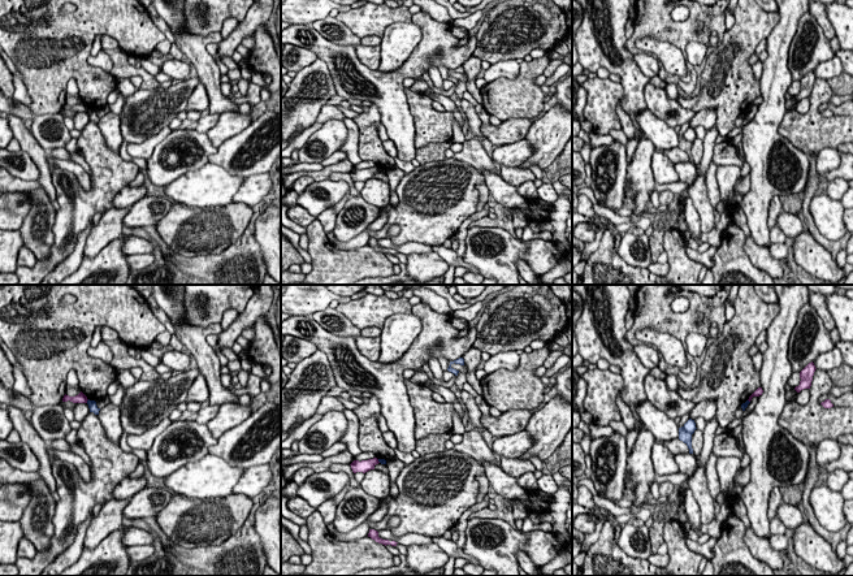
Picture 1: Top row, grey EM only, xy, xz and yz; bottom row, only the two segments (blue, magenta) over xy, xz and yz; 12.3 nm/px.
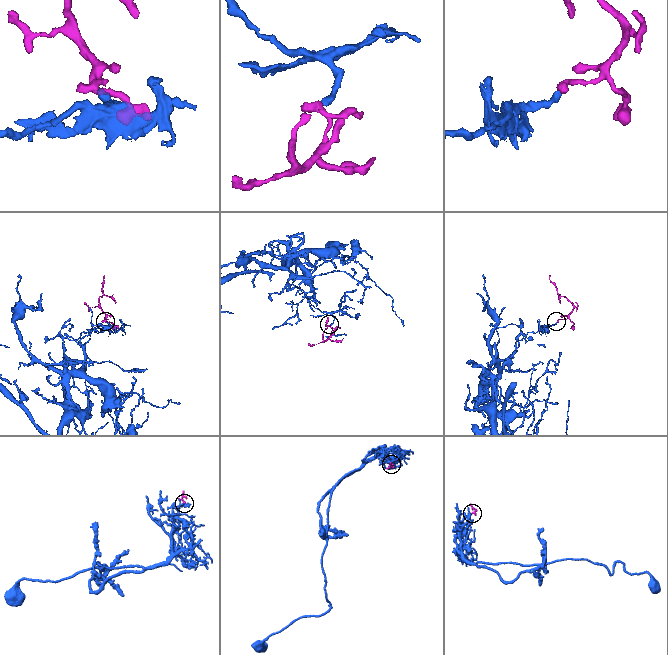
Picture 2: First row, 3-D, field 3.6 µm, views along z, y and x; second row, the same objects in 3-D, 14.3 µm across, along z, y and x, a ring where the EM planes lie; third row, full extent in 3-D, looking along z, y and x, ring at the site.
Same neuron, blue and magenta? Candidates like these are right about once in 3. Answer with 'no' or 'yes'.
no

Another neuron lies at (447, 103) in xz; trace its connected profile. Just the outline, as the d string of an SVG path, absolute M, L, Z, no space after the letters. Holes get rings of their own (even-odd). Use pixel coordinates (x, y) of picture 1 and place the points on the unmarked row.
M428 88L425 92L430 95L432 100L441 103L445 107L446 112L450 112L454 116L456 104L450 98L436 94L432 88Z

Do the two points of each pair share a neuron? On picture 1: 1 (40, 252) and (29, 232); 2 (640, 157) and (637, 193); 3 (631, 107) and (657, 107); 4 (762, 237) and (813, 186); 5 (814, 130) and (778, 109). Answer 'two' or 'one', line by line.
1: one
2: one
3: two
4: two
5: two

